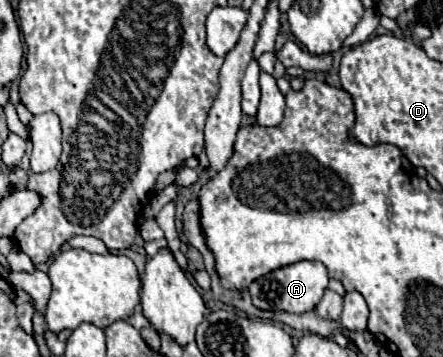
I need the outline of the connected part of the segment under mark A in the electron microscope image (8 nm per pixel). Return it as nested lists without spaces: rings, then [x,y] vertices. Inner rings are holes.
[[[299,261],[299,263],[287,265],[287,267],[275,269],[275,271],[267,273],[265,277],[253,281],[249,285],[249,295],[251,295],[253,305],[261,311],[275,311],[275,313],[287,311],[287,313],[301,315],[301,313],[315,309],[315,305],[321,301],[321,297],[327,289],[327,281],[329,281],[329,277],[327,277],[327,269],[323,263]]]

